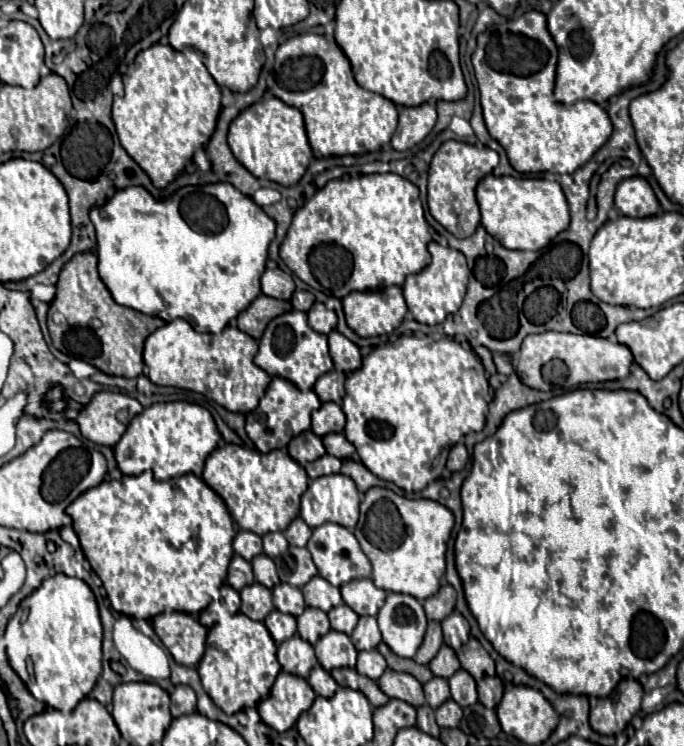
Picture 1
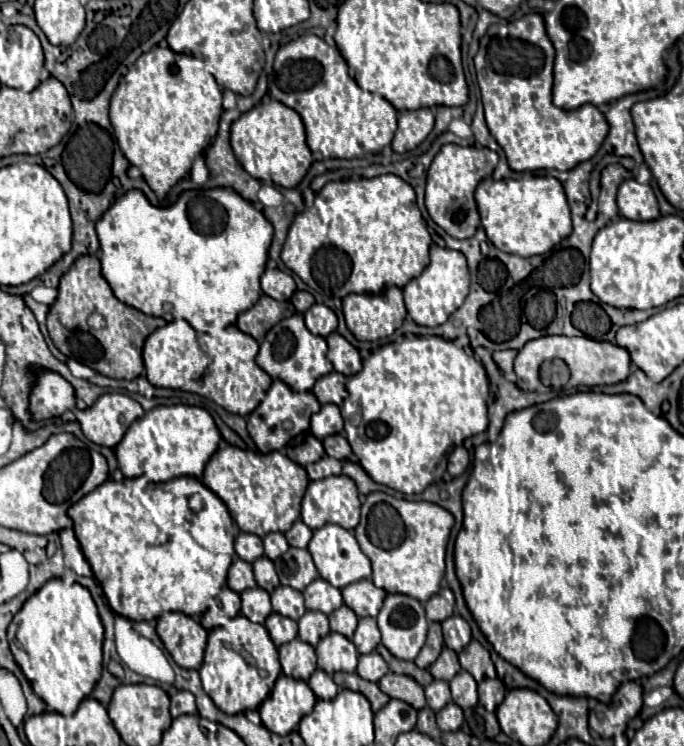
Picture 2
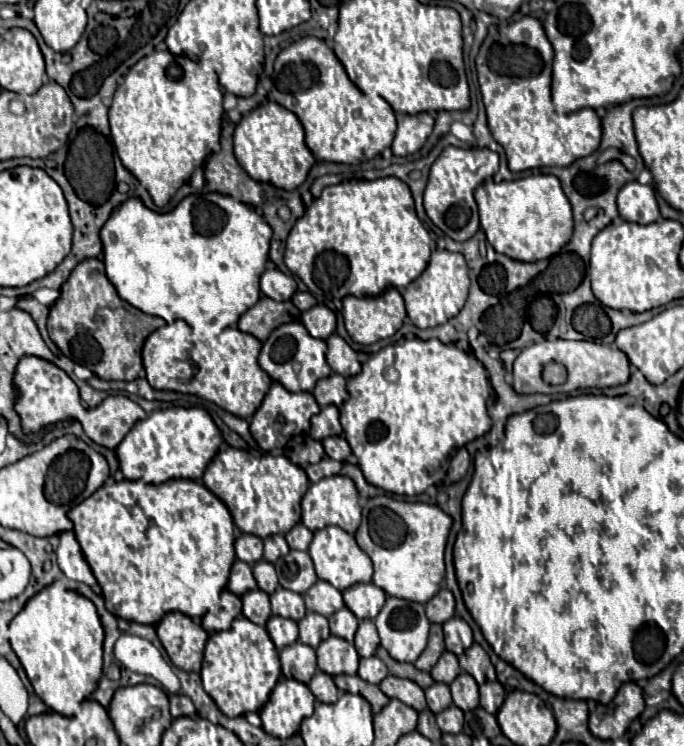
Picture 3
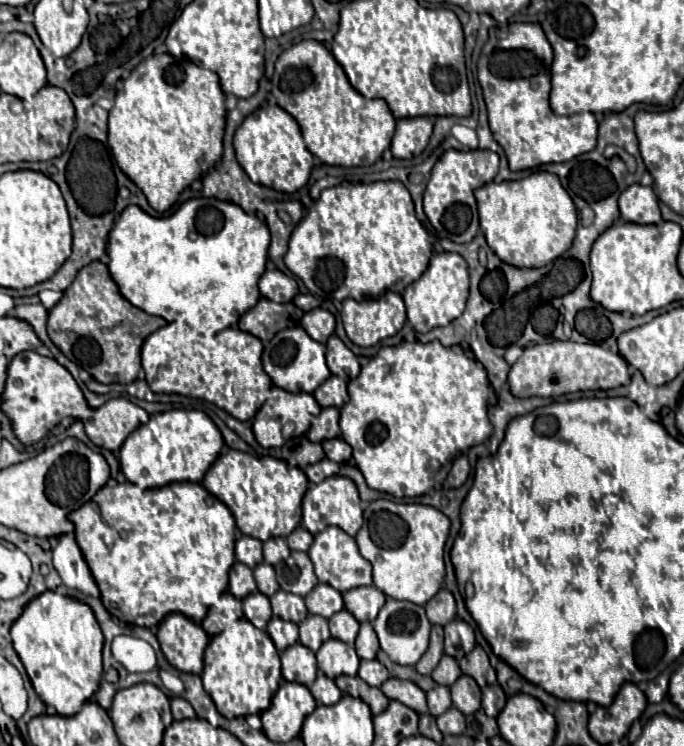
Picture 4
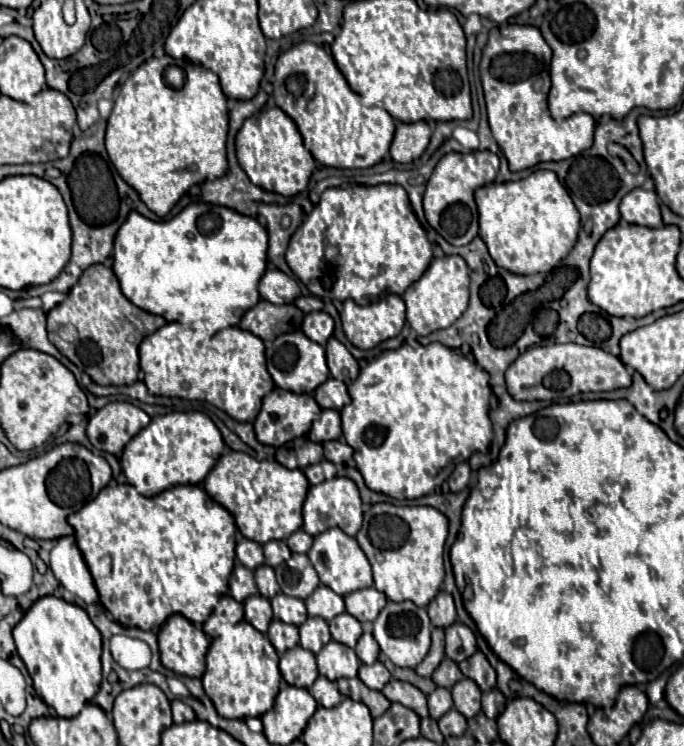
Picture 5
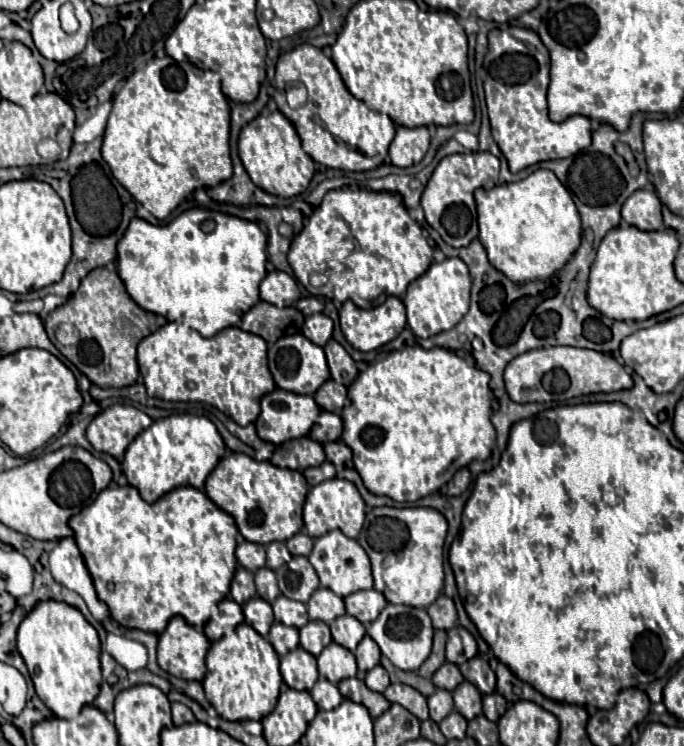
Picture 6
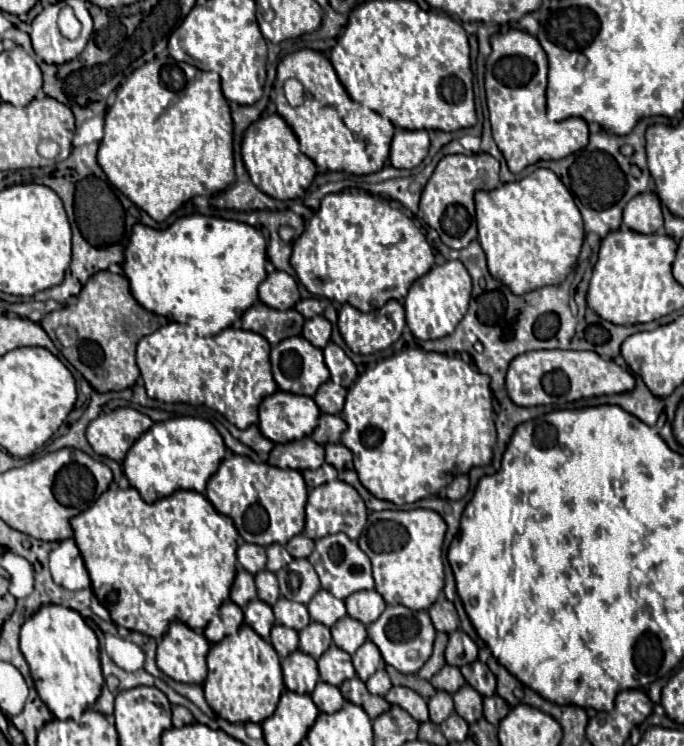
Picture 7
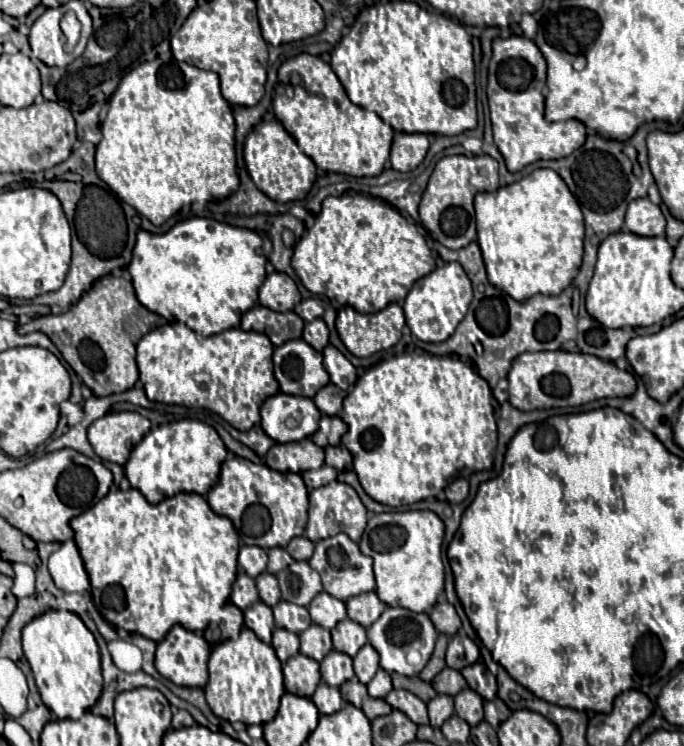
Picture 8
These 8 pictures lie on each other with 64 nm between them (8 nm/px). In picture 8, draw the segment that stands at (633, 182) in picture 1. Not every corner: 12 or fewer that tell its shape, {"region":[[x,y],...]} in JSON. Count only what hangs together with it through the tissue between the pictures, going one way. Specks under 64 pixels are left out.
{"region":[[636,198],[626,228],[638,236],[662,236],[666,220],[658,204]]}

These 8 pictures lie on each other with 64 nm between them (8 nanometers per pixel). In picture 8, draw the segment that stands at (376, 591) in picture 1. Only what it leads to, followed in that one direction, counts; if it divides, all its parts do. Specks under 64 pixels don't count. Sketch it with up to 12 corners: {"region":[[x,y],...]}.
{"region":[[376,592],[346,600],[348,616],[370,626],[386,604]]}

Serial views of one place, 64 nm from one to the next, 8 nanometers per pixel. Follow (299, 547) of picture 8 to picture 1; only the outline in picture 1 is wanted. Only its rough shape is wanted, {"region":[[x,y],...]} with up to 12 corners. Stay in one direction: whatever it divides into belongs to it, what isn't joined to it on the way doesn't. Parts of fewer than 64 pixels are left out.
{"region":[[300,516],[290,522],[284,536],[292,546],[306,546],[312,528]]}

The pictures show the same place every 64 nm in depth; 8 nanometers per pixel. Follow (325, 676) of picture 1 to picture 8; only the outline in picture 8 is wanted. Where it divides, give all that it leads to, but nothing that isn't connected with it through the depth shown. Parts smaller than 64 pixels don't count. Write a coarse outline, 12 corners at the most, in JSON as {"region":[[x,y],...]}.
{"region":[[318,684],[312,702],[320,714],[334,714],[344,704],[338,688]]}

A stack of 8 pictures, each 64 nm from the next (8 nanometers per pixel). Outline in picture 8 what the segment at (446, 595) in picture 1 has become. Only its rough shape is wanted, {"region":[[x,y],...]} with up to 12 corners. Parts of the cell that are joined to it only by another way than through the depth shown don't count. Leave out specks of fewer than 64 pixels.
{"region":[[446,598],[428,614],[438,632],[454,636],[460,618]]}

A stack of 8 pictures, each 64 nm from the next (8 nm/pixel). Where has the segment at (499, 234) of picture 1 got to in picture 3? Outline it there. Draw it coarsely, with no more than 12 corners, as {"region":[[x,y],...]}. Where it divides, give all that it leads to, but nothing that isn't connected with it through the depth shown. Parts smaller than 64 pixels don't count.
{"region":[[552,174],[482,182],[480,228],[496,252],[534,262],[572,236]]}

